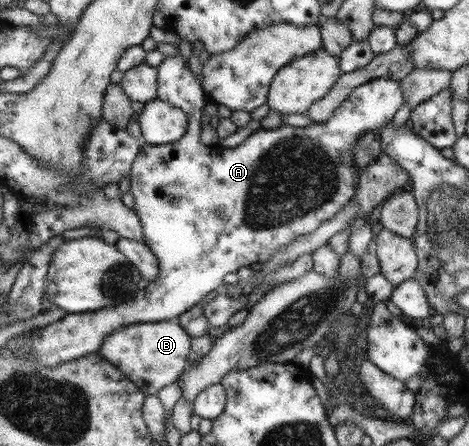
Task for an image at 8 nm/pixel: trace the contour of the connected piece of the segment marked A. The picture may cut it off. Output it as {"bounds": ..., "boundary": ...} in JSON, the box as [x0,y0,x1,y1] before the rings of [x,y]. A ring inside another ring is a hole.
{"bounds":[26,53,404,368],"boundary":[[[178,53],[172,55],[171,57],[164,57],[161,64],[156,68],[156,100],[163,102],[168,102],[169,105],[173,108],[177,108],[185,114],[185,117],[188,118],[188,129],[185,131],[183,137],[180,140],[175,141],[173,144],[164,144],[164,145],[148,145],[141,144],[140,153],[136,157],[136,160],[132,162],[131,172],[129,173],[129,183],[130,183],[130,194],[133,196],[133,213],[137,215],[137,218],[140,219],[142,223],[142,232],[144,233],[144,243],[145,245],[152,250],[158,261],[158,268],[160,273],[155,280],[149,281],[147,287],[141,291],[137,291],[136,295],[132,297],[129,301],[126,301],[123,304],[116,305],[112,308],[103,308],[95,312],[85,312],[85,313],[75,313],[75,314],[65,314],[63,318],[56,320],[42,328],[39,328],[31,337],[31,349],[26,355],[26,359],[32,361],[35,368],[41,367],[57,367],[60,363],[65,363],[66,361],[76,360],[83,356],[89,356],[98,351],[101,347],[101,341],[103,341],[109,333],[119,329],[120,327],[126,325],[140,324],[140,323],[149,323],[154,321],[165,321],[173,320],[179,317],[180,313],[187,311],[189,308],[192,308],[193,305],[207,295],[211,290],[217,289],[222,283],[223,275],[227,273],[235,273],[239,267],[250,267],[253,263],[265,263],[280,247],[292,243],[294,239],[298,239],[301,235],[308,235],[313,231],[316,231],[324,221],[332,220],[337,213],[340,213],[343,210],[343,206],[348,204],[354,196],[356,196],[356,187],[358,183],[357,175],[359,175],[358,170],[355,168],[354,163],[352,162],[352,152],[353,147],[355,147],[355,141],[359,141],[359,137],[367,131],[378,131],[381,127],[389,125],[391,119],[393,119],[393,113],[403,105],[404,101],[404,91],[399,89],[399,83],[393,81],[392,79],[387,79],[387,77],[379,77],[377,79],[371,79],[367,83],[355,87],[355,90],[340,103],[339,107],[333,111],[331,118],[325,120],[322,123],[314,123],[309,127],[297,128],[290,126],[283,126],[280,129],[273,130],[264,130],[259,129],[253,131],[245,141],[239,143],[233,149],[228,149],[225,147],[220,147],[219,145],[214,146],[205,146],[200,142],[200,133],[201,125],[205,121],[205,116],[202,111],[203,105],[207,102],[207,99],[204,97],[203,90],[201,89],[200,81],[196,80],[193,76],[193,73],[189,71],[189,67],[185,60],[179,56]]]}

